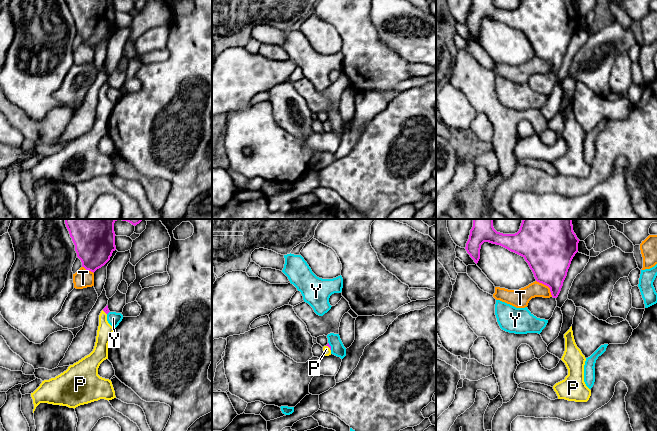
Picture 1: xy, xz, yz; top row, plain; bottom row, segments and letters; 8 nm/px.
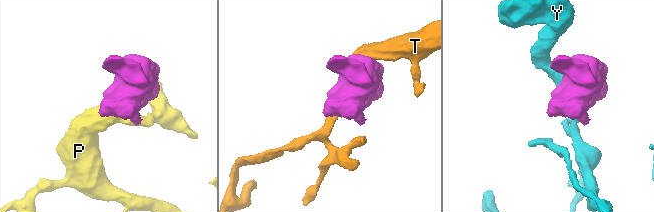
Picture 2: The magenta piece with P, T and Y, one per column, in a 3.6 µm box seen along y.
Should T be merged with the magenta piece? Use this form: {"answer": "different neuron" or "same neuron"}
{"answer": "different neuron"}

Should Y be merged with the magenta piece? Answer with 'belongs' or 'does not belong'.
does not belong

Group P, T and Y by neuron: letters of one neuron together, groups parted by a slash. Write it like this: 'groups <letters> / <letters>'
groups P / T / Y

